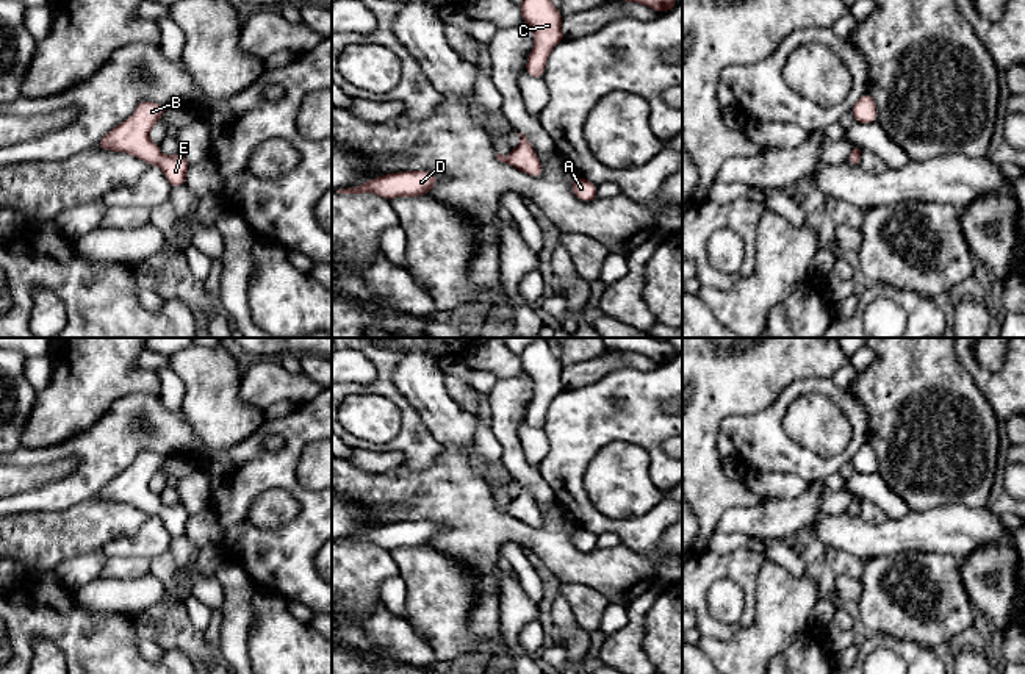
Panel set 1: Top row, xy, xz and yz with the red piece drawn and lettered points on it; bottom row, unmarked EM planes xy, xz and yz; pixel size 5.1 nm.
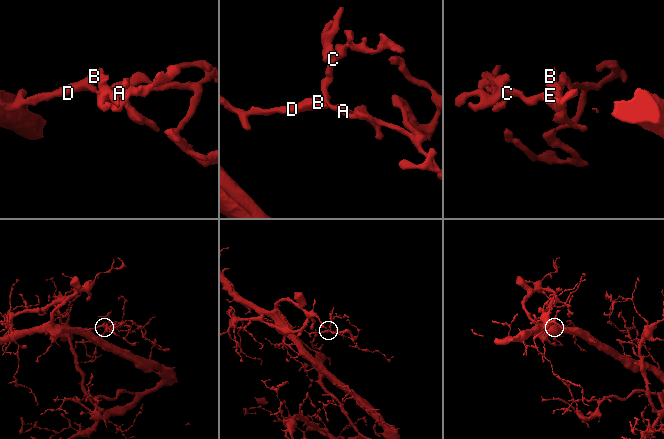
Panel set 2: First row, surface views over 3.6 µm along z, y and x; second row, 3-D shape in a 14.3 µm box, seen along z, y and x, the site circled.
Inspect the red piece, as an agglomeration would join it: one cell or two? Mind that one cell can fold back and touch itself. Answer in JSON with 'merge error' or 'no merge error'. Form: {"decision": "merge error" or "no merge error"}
{"decision": "no merge error"}

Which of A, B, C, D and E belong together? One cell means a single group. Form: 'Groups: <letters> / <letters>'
Groups: A B C D E

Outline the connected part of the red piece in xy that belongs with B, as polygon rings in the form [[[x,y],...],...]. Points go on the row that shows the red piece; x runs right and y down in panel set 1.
[[[141,100],[135,114],[110,130],[97,149],[130,153],[150,166],[158,166],[172,188],[186,186],[189,163],[183,153],[164,156],[160,145],[152,142],[149,133],[169,106]]]

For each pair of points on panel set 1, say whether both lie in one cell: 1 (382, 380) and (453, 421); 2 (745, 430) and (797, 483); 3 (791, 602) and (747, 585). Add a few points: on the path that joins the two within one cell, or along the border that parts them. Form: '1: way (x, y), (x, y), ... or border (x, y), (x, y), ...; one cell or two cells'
1: border (404, 354), (395, 369), (395, 385), (421, 419); two cells
2: border (751, 468), (758, 471), (795, 473), (808, 485); two cells
3: border (764, 560), (756, 579), (756, 618), (751, 624); two cells

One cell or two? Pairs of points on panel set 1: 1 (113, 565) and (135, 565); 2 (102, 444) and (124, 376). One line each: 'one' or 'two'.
1: one
2: two

